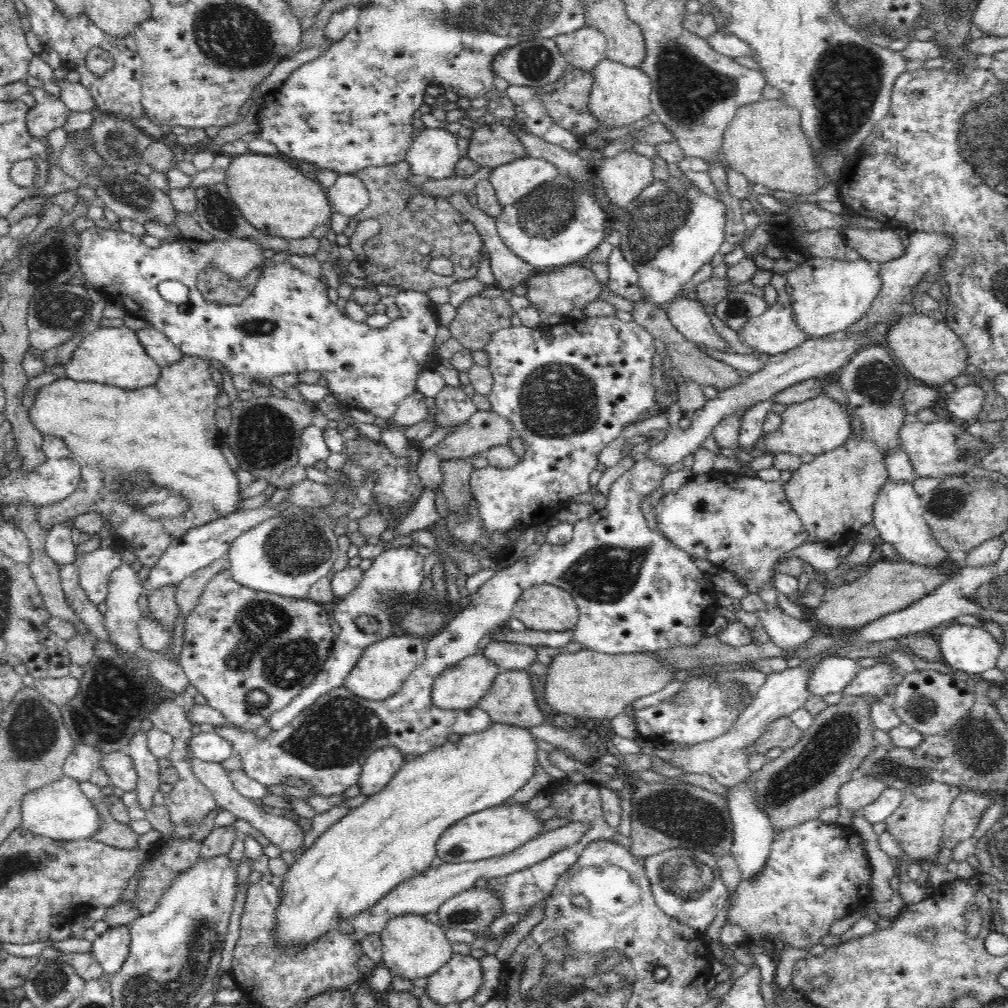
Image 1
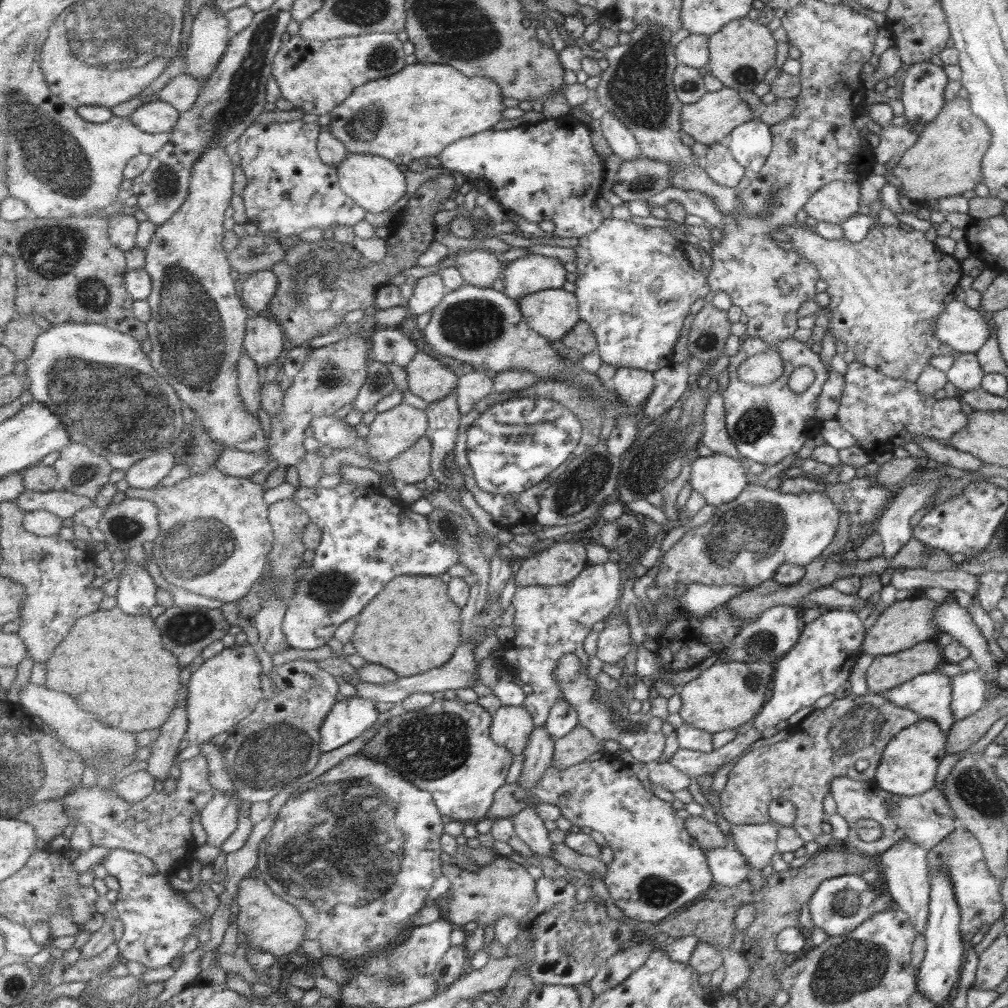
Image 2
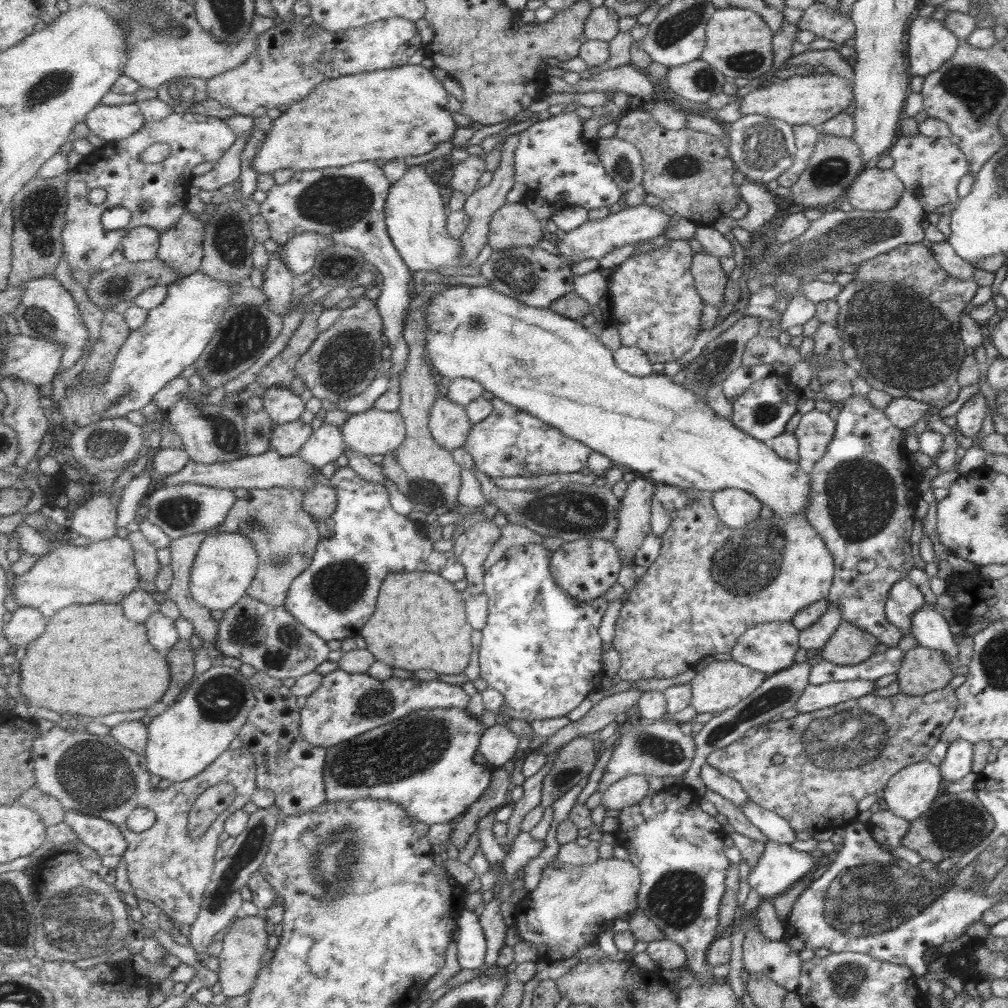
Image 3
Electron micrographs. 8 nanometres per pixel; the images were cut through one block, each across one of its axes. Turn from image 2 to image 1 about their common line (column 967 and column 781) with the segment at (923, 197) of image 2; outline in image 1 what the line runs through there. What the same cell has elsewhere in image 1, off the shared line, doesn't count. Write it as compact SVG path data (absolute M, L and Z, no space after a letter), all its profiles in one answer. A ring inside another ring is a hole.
M781 99L740 106L723 134L721 152L726 166L743 174L750 183L762 184L777 192L814 194L816 188L831 181L815 165L812 149L799 124L799 112L795 108L786 108Z

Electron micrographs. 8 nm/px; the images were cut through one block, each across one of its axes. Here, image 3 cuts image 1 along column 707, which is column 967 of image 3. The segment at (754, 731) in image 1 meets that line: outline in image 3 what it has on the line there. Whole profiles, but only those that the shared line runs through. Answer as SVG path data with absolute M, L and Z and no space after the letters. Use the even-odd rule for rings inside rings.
M961 740L949 742L943 761L938 765L942 780L956 782L965 774L969 774L971 767L972 745Z

